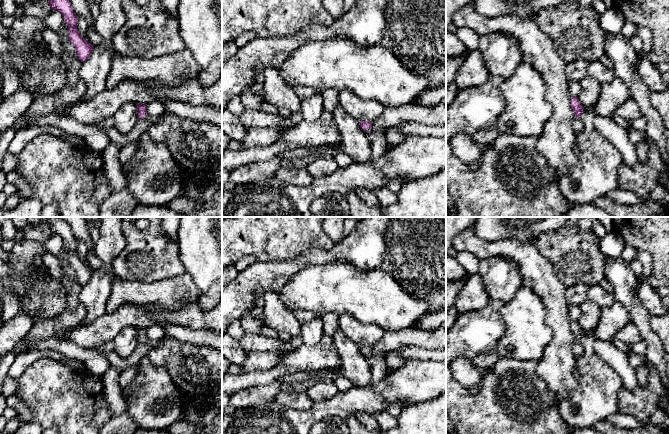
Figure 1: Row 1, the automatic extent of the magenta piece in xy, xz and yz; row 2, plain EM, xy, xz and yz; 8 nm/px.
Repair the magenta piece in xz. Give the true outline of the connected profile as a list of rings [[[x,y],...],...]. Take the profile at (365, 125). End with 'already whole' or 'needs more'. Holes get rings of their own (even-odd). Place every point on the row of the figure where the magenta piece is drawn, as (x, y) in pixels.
[[[359,121],[359,125],[370,140],[373,137],[372,124],[369,121]]] | needs more

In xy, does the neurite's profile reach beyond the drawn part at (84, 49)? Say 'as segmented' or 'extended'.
as segmented

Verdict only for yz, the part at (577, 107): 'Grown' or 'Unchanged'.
Grown

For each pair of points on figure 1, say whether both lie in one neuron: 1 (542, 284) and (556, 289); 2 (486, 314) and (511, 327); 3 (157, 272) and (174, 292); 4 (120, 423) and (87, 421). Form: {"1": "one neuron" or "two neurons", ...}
{"1": "one neuron", "2": "two neurons", "3": "two neurons", "4": "two neurons"}

